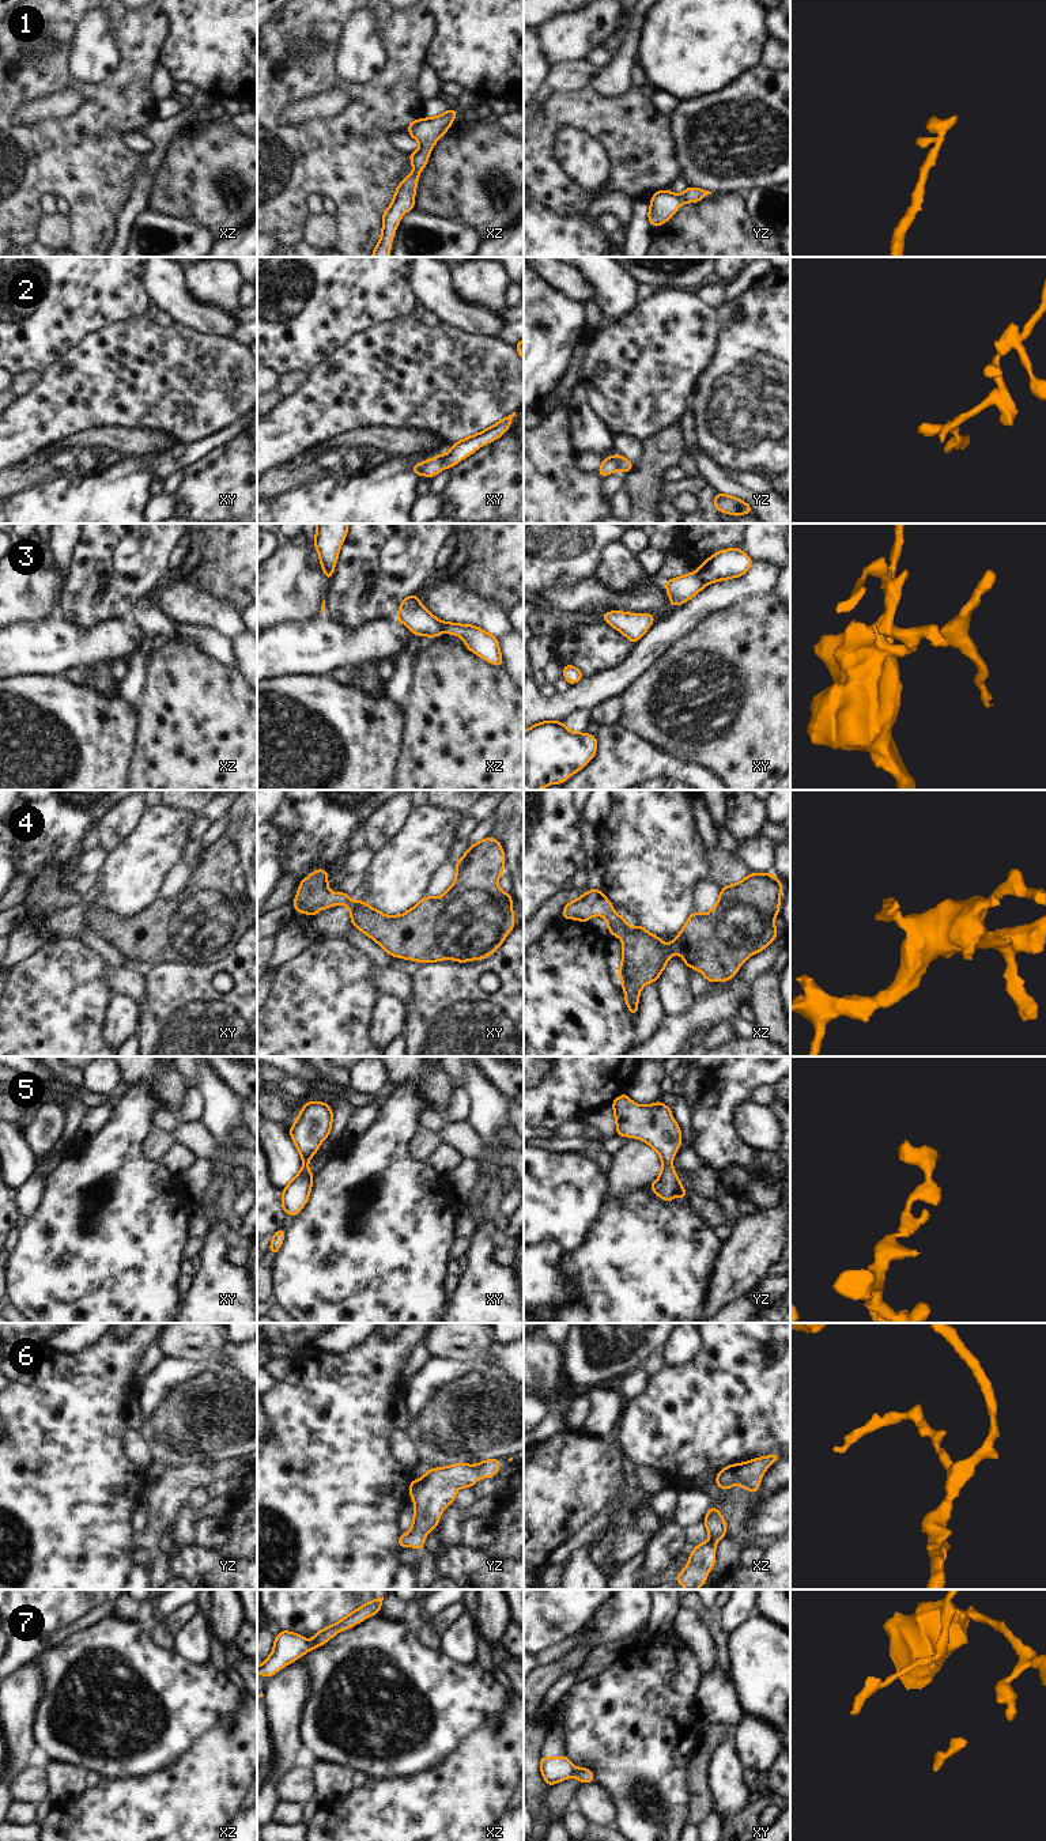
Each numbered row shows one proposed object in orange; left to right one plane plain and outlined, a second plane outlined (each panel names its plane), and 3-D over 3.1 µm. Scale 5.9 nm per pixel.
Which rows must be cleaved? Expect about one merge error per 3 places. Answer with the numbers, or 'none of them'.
2, 3

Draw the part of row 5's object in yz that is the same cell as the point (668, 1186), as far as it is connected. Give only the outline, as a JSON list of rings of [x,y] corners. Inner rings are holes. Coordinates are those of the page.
[[[626,1093],[611,1104],[618,1135],[646,1142],[661,1158],[661,1172],[658,1179],[650,1183],[652,1191],[665,1202],[675,1197],[687,1199],[686,1190],[672,1168],[673,1157],[681,1146],[681,1131],[672,1116],[671,1107],[660,1100],[650,1105],[639,1105]]]

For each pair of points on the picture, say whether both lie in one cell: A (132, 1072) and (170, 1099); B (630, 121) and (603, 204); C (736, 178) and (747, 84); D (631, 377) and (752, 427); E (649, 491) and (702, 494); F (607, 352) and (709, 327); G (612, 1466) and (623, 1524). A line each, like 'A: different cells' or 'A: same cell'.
A: same cell
B: different cells
C: same cell
D: different cells
E: different cells
F: same cell
G: different cells

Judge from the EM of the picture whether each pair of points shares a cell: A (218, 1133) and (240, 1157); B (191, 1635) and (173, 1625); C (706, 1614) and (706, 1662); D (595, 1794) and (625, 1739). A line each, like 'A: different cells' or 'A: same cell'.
A: different cells
B: different cells
C: different cells
D: different cells

